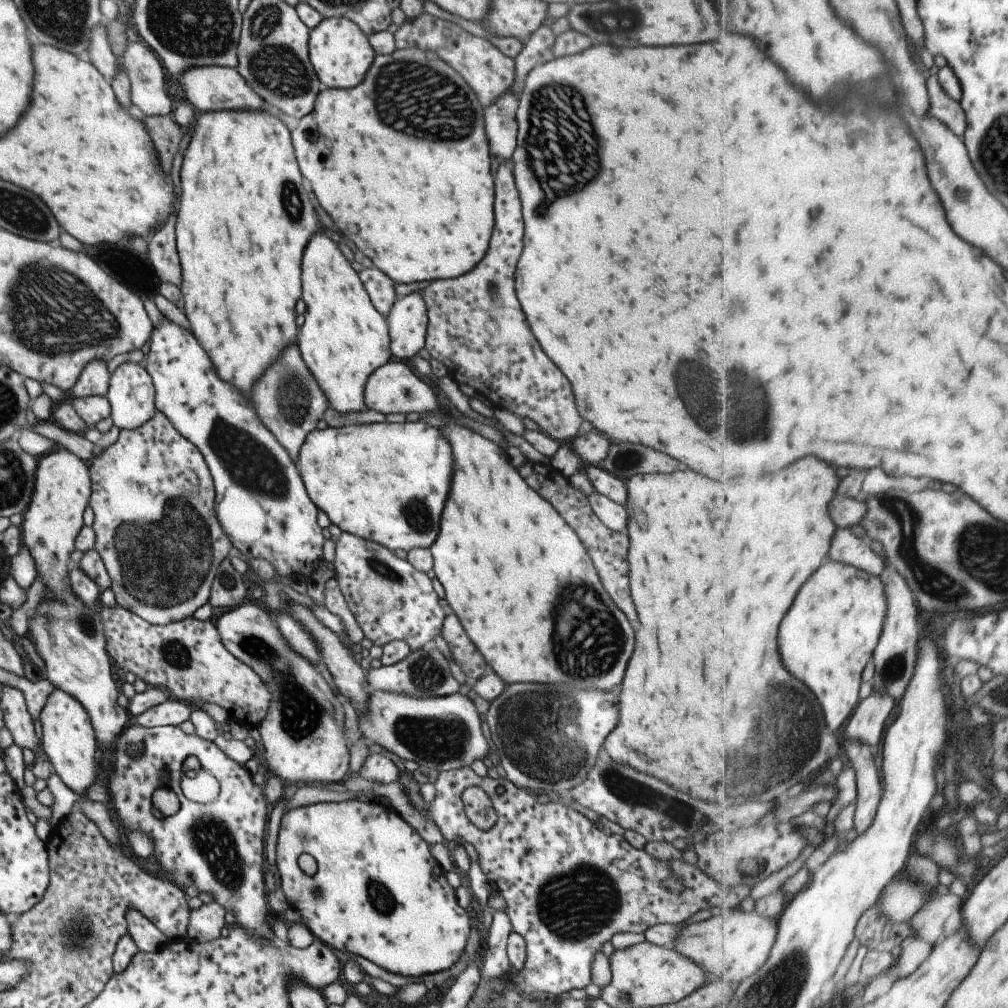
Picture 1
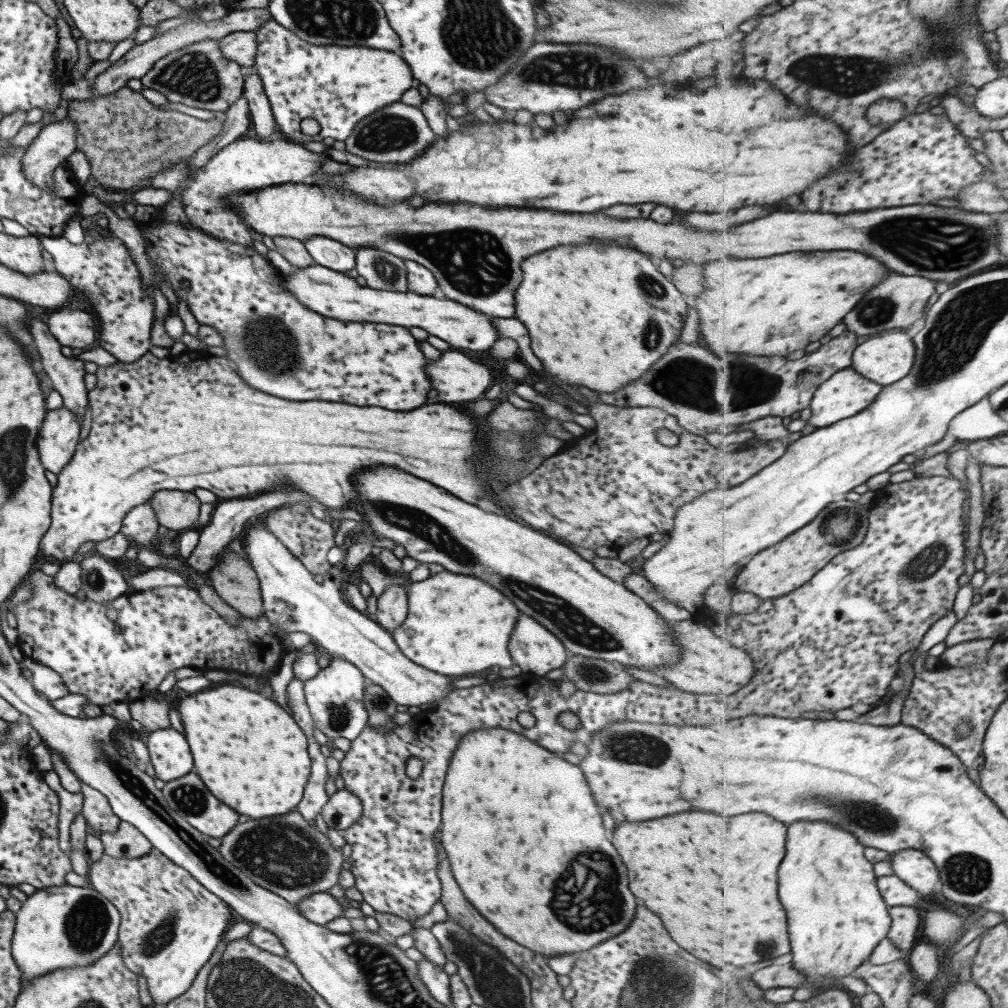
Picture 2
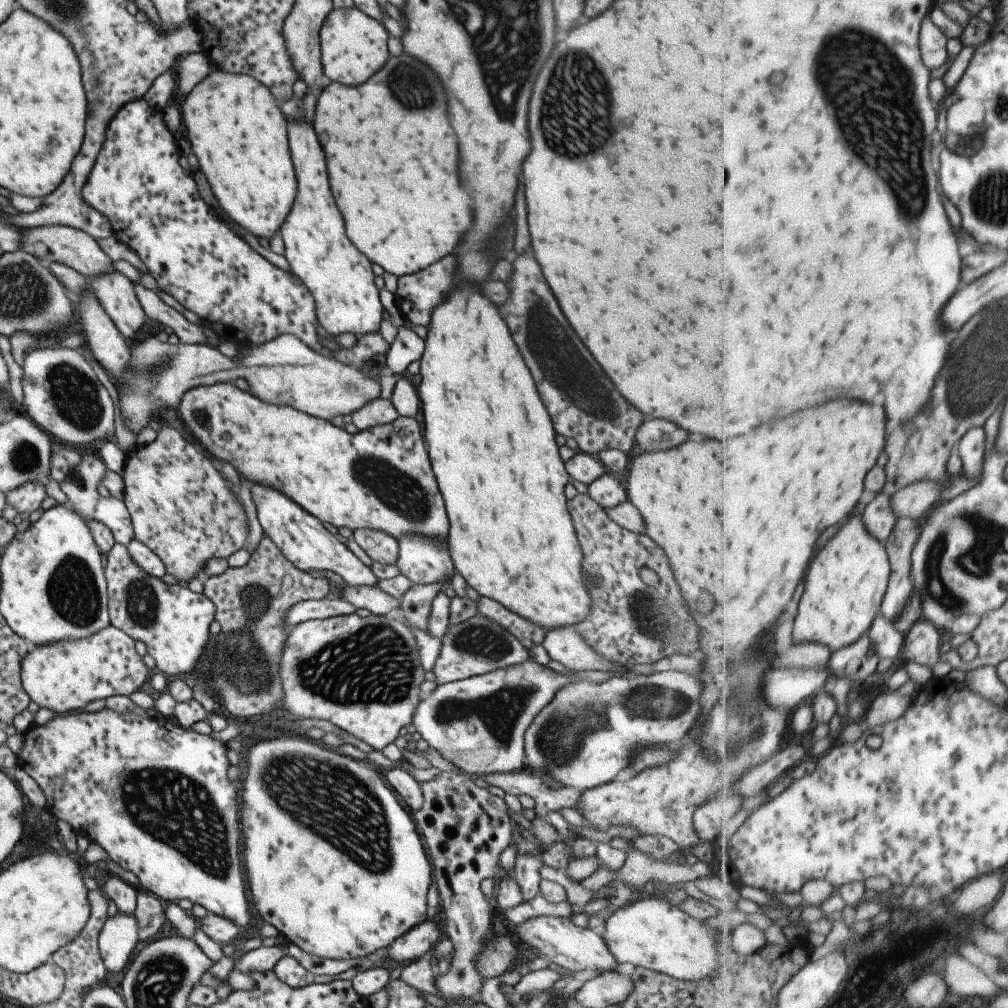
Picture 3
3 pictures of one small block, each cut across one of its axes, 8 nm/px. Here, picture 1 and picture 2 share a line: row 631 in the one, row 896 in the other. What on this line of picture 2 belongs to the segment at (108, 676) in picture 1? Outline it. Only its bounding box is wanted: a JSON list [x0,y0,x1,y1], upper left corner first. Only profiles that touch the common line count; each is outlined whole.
[12,883,121,984]

